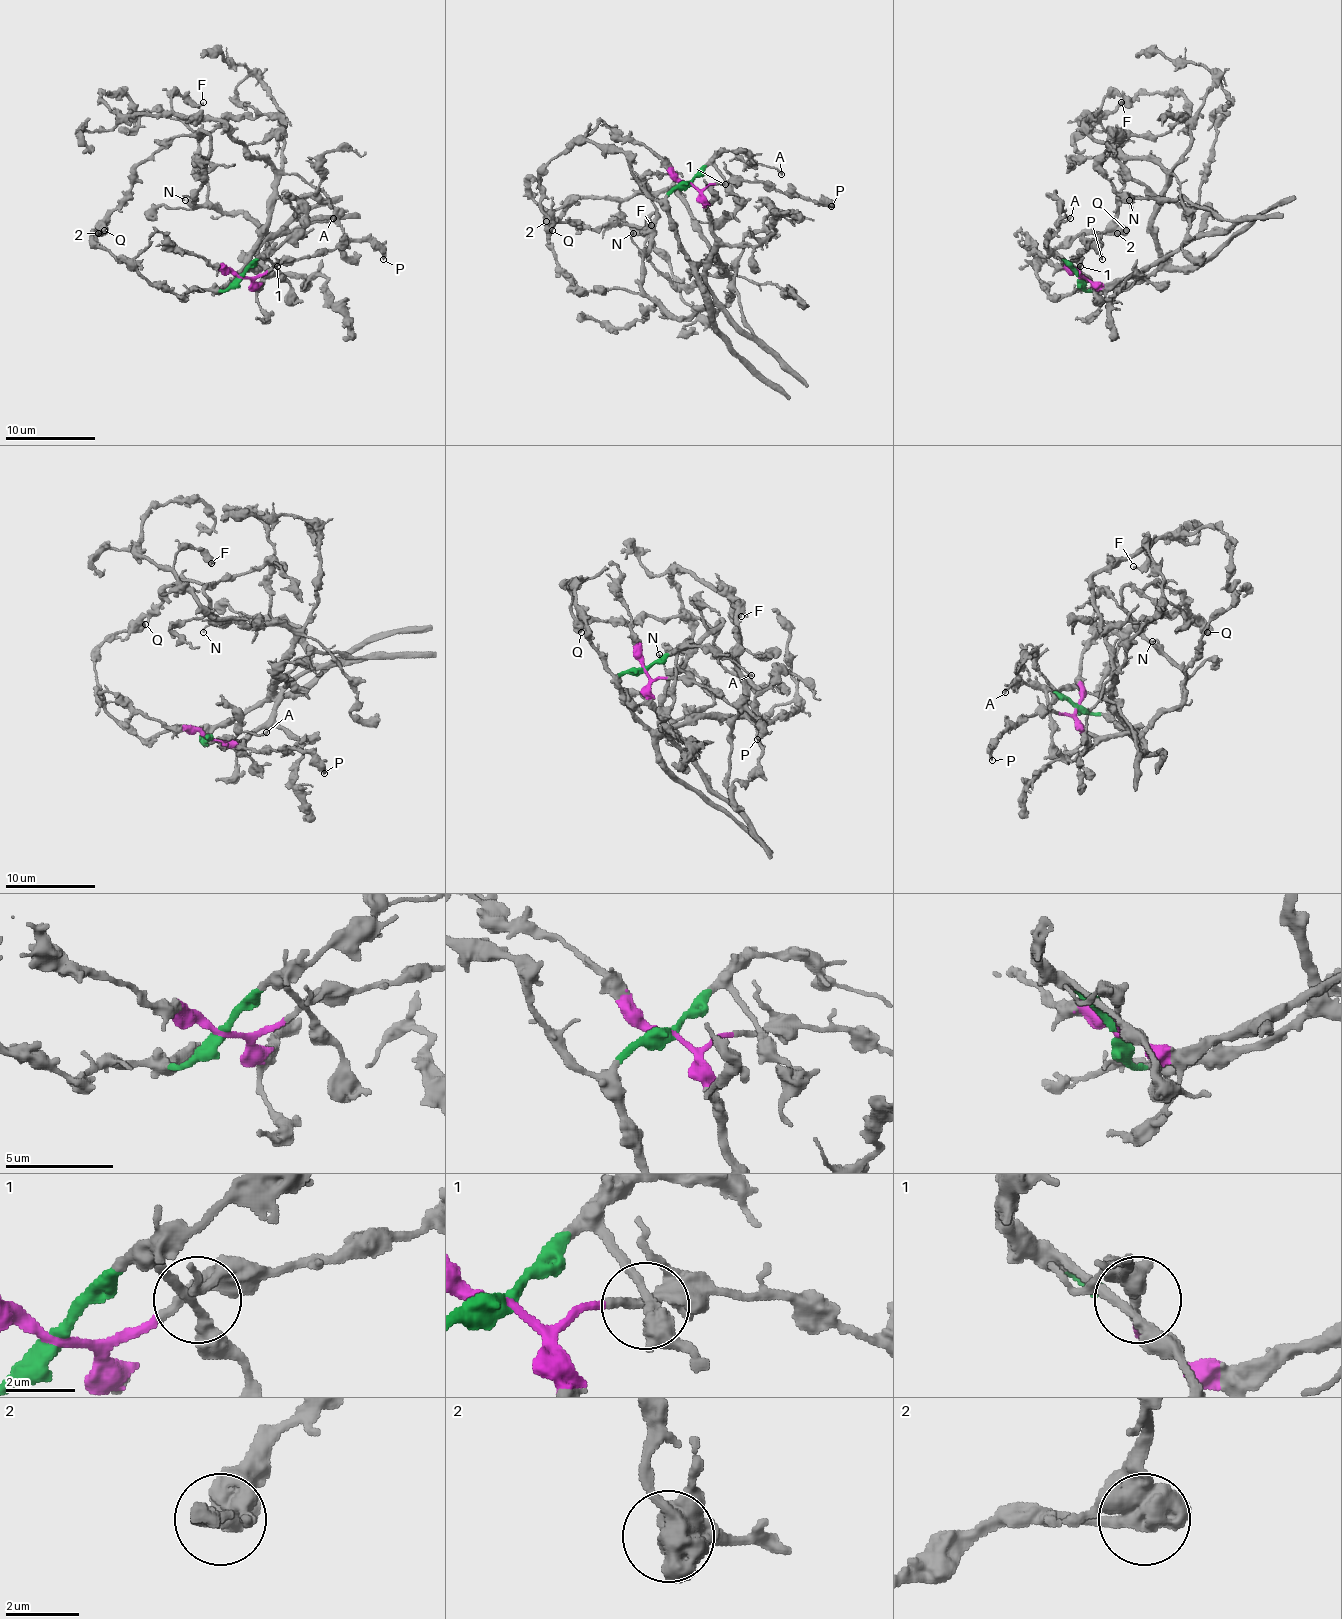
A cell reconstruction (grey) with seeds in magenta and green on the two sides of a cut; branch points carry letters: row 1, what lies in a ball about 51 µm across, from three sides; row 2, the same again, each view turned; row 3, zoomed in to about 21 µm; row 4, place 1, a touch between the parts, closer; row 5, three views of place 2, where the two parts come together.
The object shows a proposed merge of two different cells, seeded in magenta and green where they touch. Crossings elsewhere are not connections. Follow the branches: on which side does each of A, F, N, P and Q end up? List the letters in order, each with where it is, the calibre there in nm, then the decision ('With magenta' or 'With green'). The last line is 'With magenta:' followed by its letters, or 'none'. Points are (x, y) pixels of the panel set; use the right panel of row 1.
A: Place: (1070, 218). Thickness 170 nm. With green
F: Place: (1121, 102). Thickness 190 nm. With green
N: Place: (1129, 200). Thickness 140 nm. With magenta
P: Place: (1102, 259). Thickness 280 nm. With magenta
Q: Place: (1126, 230). Thickness 850 nm. With green
With magenta: N, P

